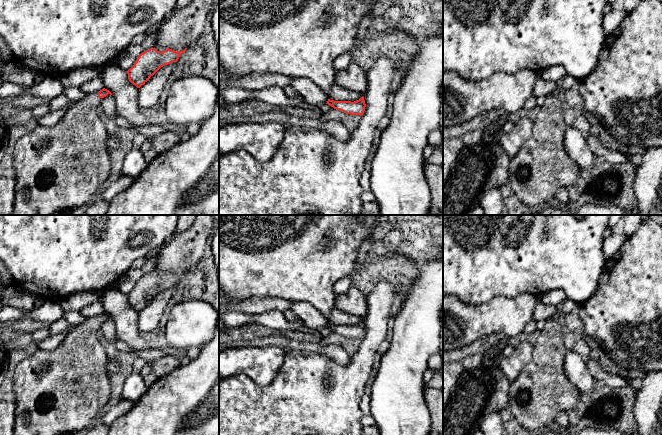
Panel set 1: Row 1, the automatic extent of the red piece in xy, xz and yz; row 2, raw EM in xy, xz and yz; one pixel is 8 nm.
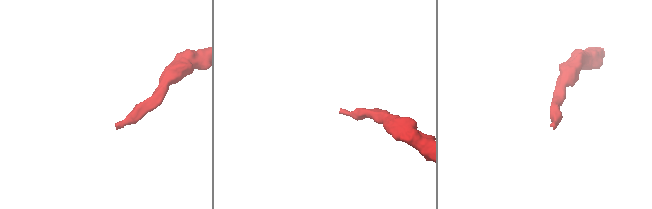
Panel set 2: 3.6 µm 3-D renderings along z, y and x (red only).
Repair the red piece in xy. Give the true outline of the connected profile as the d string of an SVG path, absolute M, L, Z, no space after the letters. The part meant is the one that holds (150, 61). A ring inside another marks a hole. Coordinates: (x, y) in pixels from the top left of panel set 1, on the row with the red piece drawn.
M150 48L139 55L134 65L127 71L129 81L140 88L151 76L153 76L161 67L177 62L185 48L181 52L176 52L167 48L163 52Z

